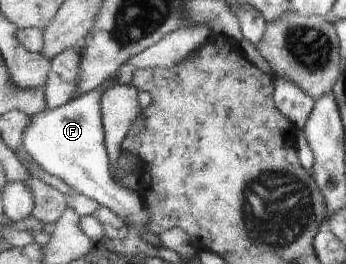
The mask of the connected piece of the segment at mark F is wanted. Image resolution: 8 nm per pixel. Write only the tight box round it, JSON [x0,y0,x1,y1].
[23,64,166,248]

